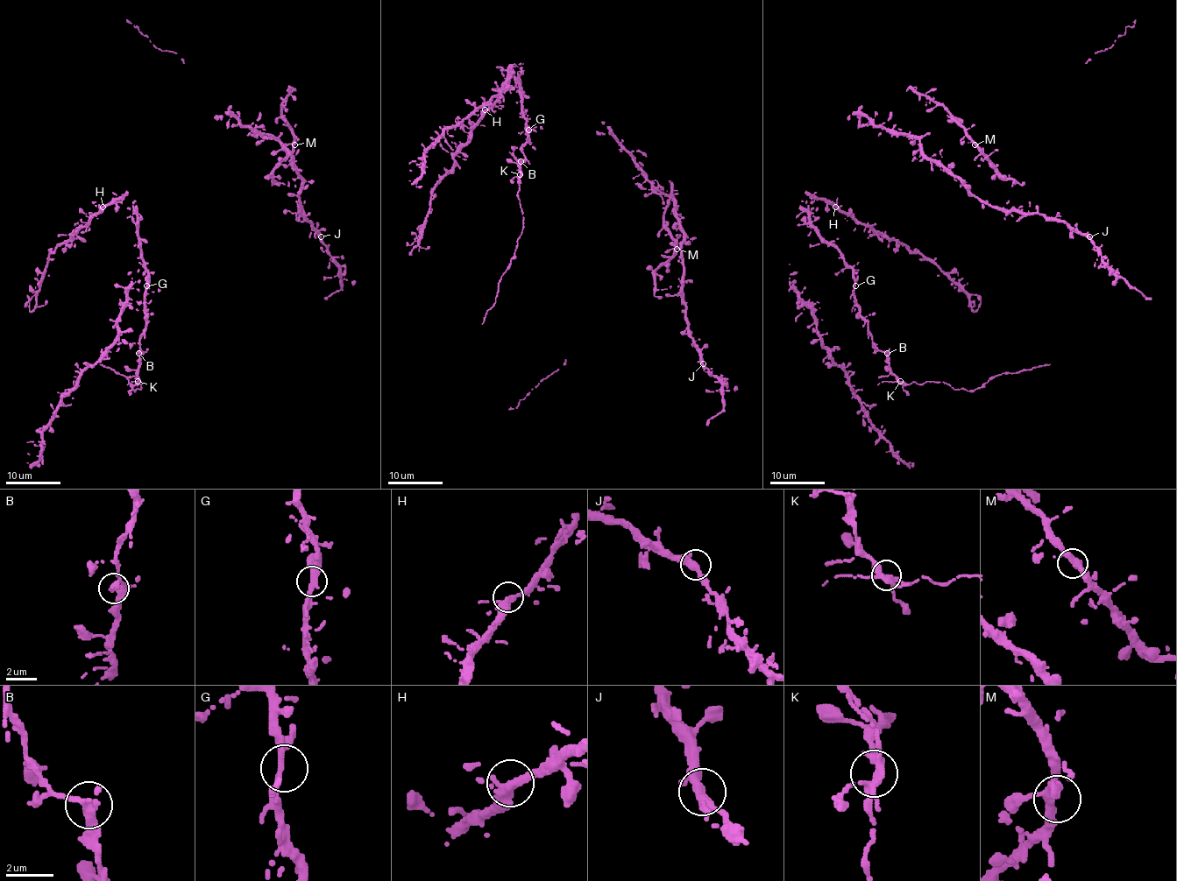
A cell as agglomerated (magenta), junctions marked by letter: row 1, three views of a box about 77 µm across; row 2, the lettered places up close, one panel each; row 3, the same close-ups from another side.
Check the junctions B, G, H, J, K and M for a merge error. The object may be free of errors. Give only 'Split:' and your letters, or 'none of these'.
Split: none of these

